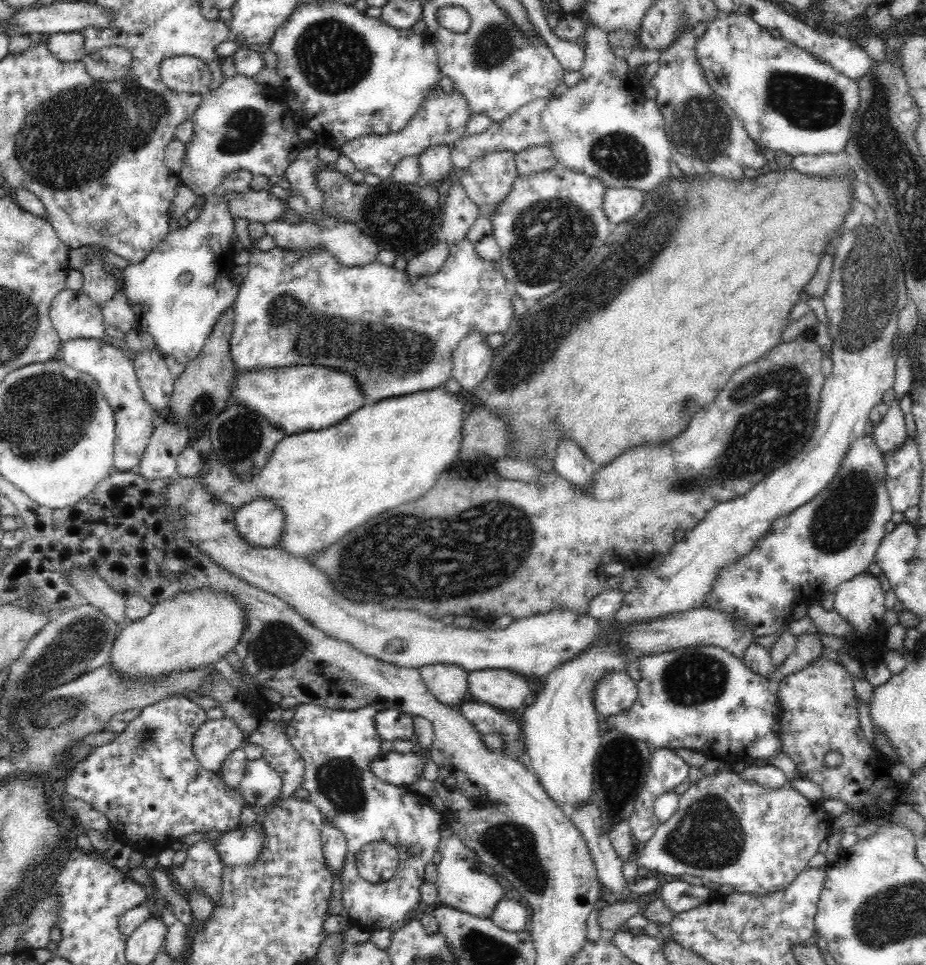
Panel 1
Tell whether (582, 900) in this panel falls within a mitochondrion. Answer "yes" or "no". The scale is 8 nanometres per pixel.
no

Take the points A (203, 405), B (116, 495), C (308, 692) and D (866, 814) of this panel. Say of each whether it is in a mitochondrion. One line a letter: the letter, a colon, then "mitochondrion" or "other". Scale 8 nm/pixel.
A: mitochondrion
B: other
C: other
D: other

